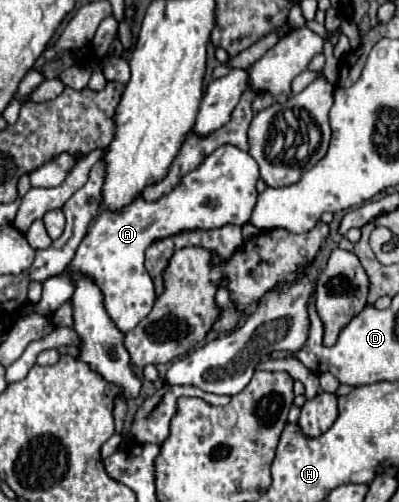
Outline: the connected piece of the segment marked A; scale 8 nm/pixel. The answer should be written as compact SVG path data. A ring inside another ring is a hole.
M226 144L214 150L196 170L188 172L172 192L164 194L156 202L148 202L142 196L120 208L118 212L110 212L104 208L90 224L86 238L78 246L70 266L60 276L48 278L44 282L42 300L38 304L26 304L18 316L40 312L50 316L60 304L68 302L74 292L74 284L70 282L70 272L84 272L90 276L100 290L104 292L104 304L110 318L122 332L132 330L144 316L150 314L154 306L154 284L150 274L144 268L144 252L158 238L168 238L186 230L212 230L222 228L226 224L246 224L252 216L252 208L256 204L256 182L260 178L260 170L256 160L242 152L240 148Z

